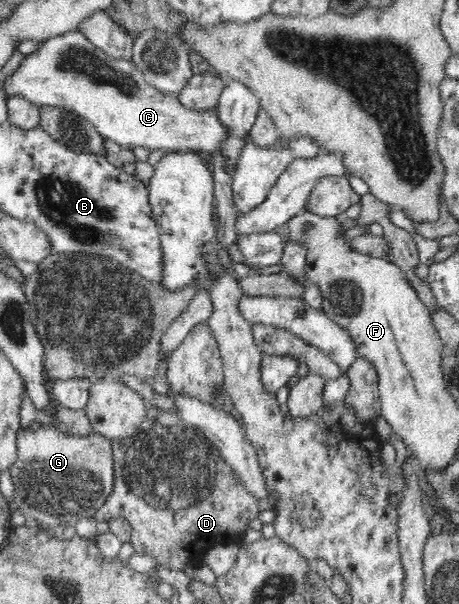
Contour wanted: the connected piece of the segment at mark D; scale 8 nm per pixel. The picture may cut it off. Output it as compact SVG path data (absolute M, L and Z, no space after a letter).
M147 406L147 414L144 418L144 422L135 430L135 434L131 434L131 437L117 439L112 442L112 460L114 476L113 490L111 494L105 498L103 506L97 508L91 515L93 515L97 521L108 521L110 518L115 518L115 516L125 518L131 525L130 542L132 543L134 552L153 556L160 565L160 569L174 569L184 572L187 564L193 564L199 561L202 552L207 548L241 539L249 528L249 522L251 522L253 518L257 518L257 514L260 512L257 505L258 501L246 489L239 475L231 467L225 465L225 459L220 454L217 446L215 446L213 442L210 442L199 428L187 425L184 420L180 418L179 414L175 414L174 412L161 410L155 406Z

